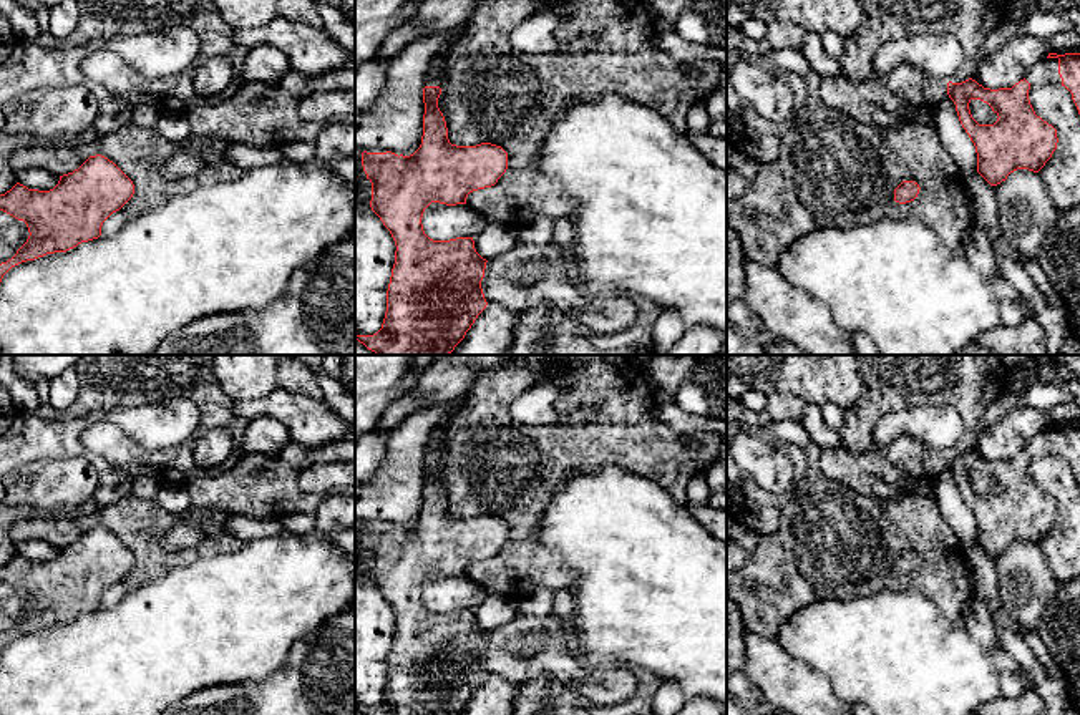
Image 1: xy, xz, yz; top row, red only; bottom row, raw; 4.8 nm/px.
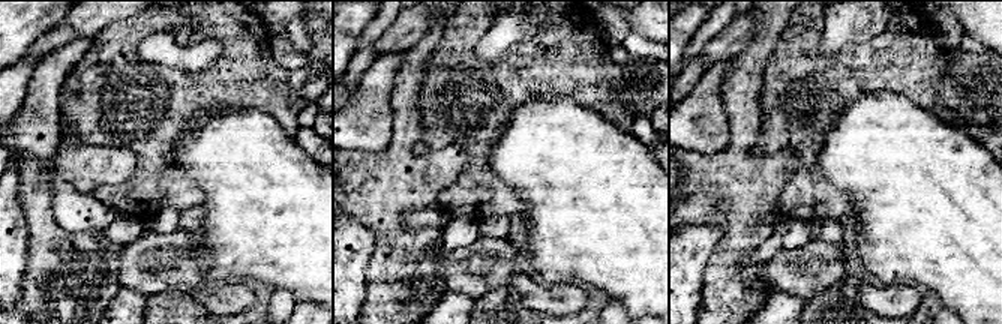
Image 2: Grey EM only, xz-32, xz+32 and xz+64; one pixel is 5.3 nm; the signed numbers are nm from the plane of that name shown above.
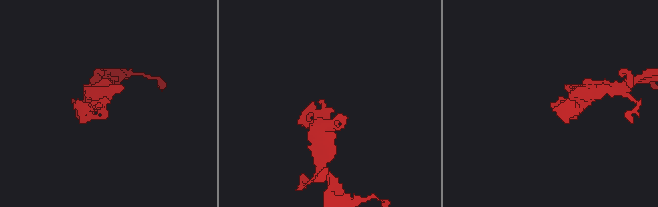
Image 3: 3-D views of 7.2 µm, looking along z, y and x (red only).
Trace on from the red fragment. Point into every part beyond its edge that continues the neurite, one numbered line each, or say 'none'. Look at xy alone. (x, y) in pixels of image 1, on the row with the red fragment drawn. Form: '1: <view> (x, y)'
none

